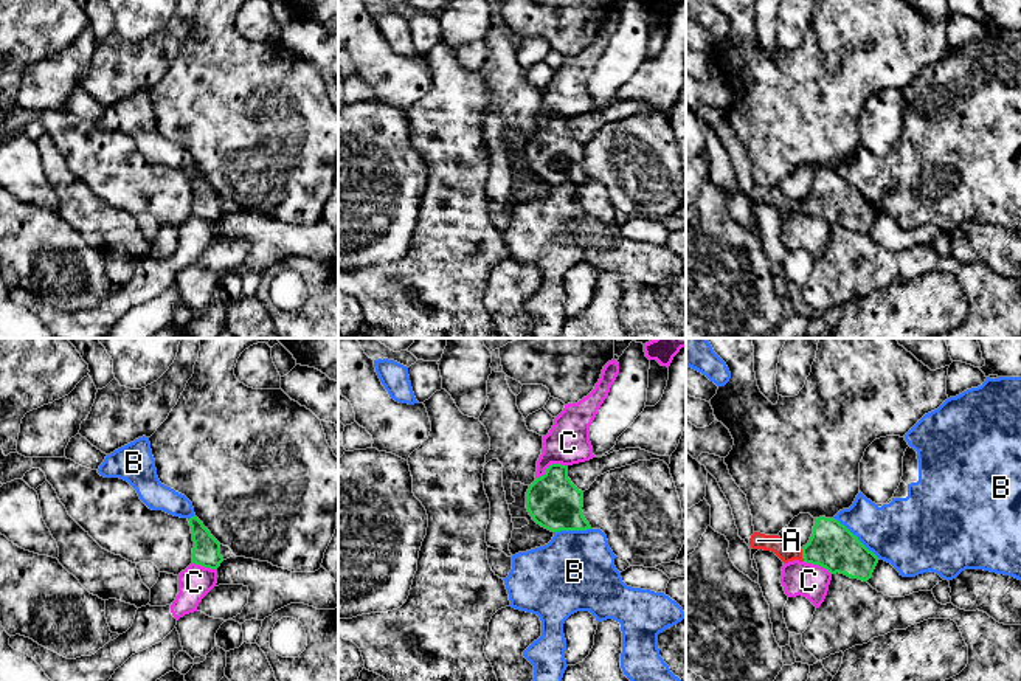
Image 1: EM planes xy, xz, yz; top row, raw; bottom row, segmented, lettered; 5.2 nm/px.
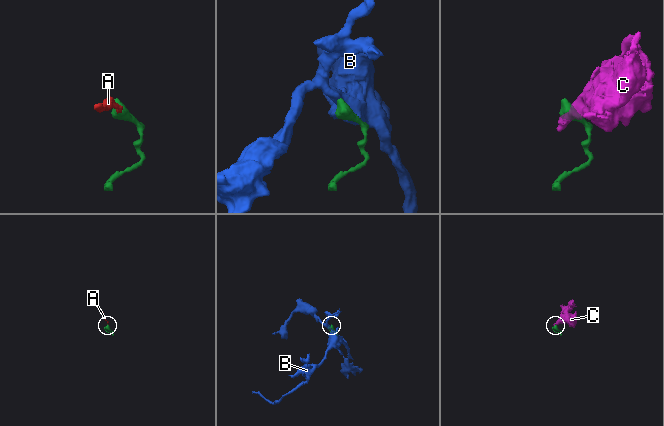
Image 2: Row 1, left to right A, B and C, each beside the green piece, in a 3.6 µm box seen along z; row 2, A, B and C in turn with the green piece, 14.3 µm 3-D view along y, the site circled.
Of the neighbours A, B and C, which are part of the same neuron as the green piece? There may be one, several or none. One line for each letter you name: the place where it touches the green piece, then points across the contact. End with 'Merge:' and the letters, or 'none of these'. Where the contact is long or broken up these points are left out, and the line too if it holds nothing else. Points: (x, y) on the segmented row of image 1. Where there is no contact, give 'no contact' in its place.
A: contact yz (802, 556); way yz (832, 545), (802, 556), (757, 540)
Merge: A

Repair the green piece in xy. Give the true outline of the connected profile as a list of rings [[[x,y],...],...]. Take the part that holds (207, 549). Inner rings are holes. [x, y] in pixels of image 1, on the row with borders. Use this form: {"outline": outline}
{"outline": [[[191,517],[188,521],[194,541],[192,563],[209,569],[217,569],[223,562],[223,557],[220,555],[220,543],[197,517]]]}

